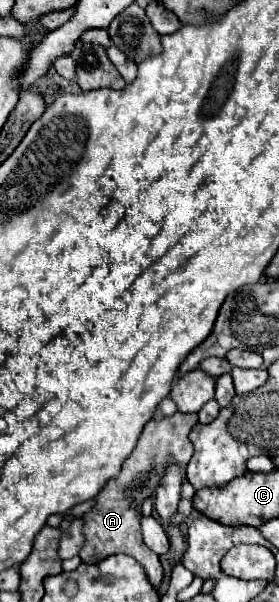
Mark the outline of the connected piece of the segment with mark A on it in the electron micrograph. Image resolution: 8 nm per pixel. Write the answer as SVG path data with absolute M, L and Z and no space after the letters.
M182 412L148 422L148 426L142 430L138 438L134 452L124 460L120 474L104 486L104 490L96 496L94 508L82 516L84 520L82 534L86 538L84 546L80 548L82 562L96 564L112 554L124 552L142 564L152 586L158 586L162 582L164 570L162 570L160 558L144 544L142 534L140 534L140 520L142 520L140 506L144 500L148 500L158 490L170 464L178 464L182 474L186 474L188 460L194 454L194 446L188 440L188 432L196 424L198 424L198 414L182 414Z

